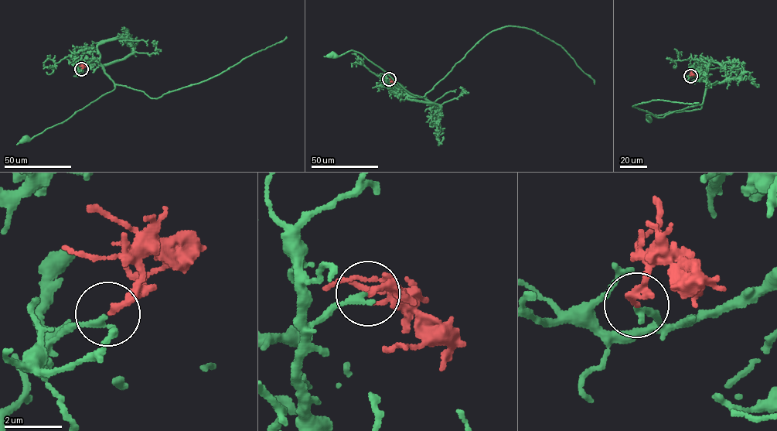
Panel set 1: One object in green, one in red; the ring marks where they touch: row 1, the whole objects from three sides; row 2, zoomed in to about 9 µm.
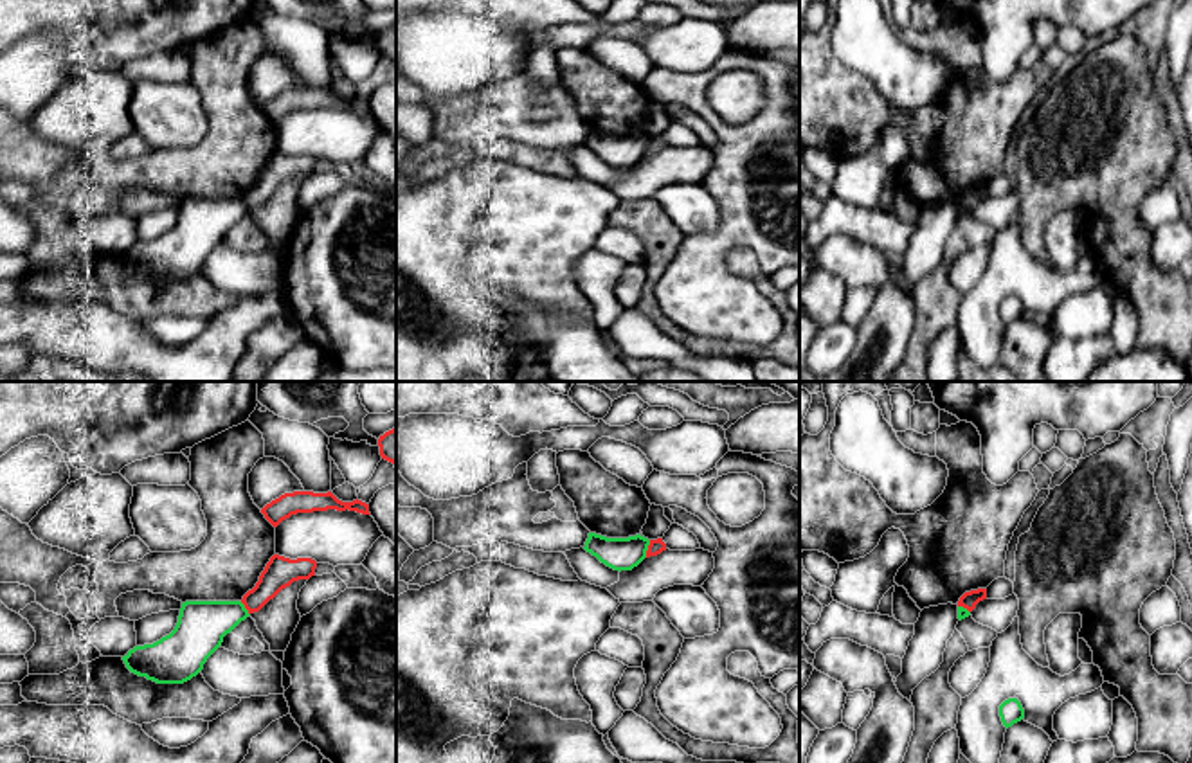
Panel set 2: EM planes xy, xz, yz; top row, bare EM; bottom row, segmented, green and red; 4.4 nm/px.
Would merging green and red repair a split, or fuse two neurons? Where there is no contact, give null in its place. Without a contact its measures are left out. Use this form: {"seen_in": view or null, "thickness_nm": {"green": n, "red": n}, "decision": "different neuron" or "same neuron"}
{"seen_in": "xz", "thickness_nm": {"green": 140, "red": 70}, "decision": "different neuron"}

